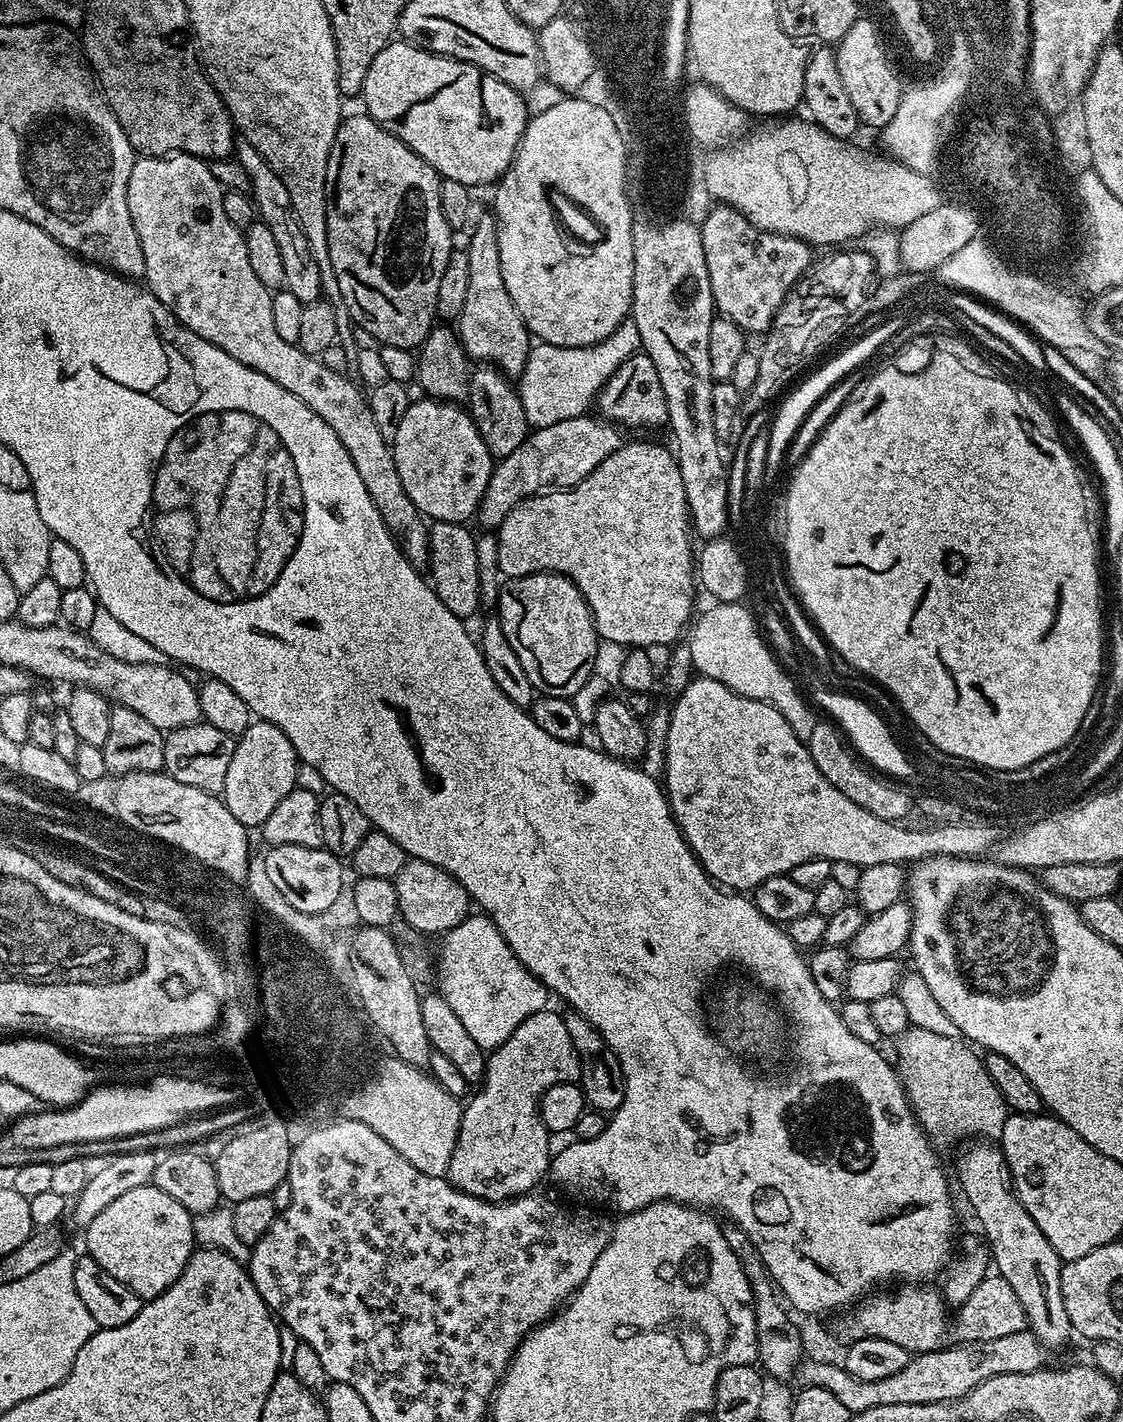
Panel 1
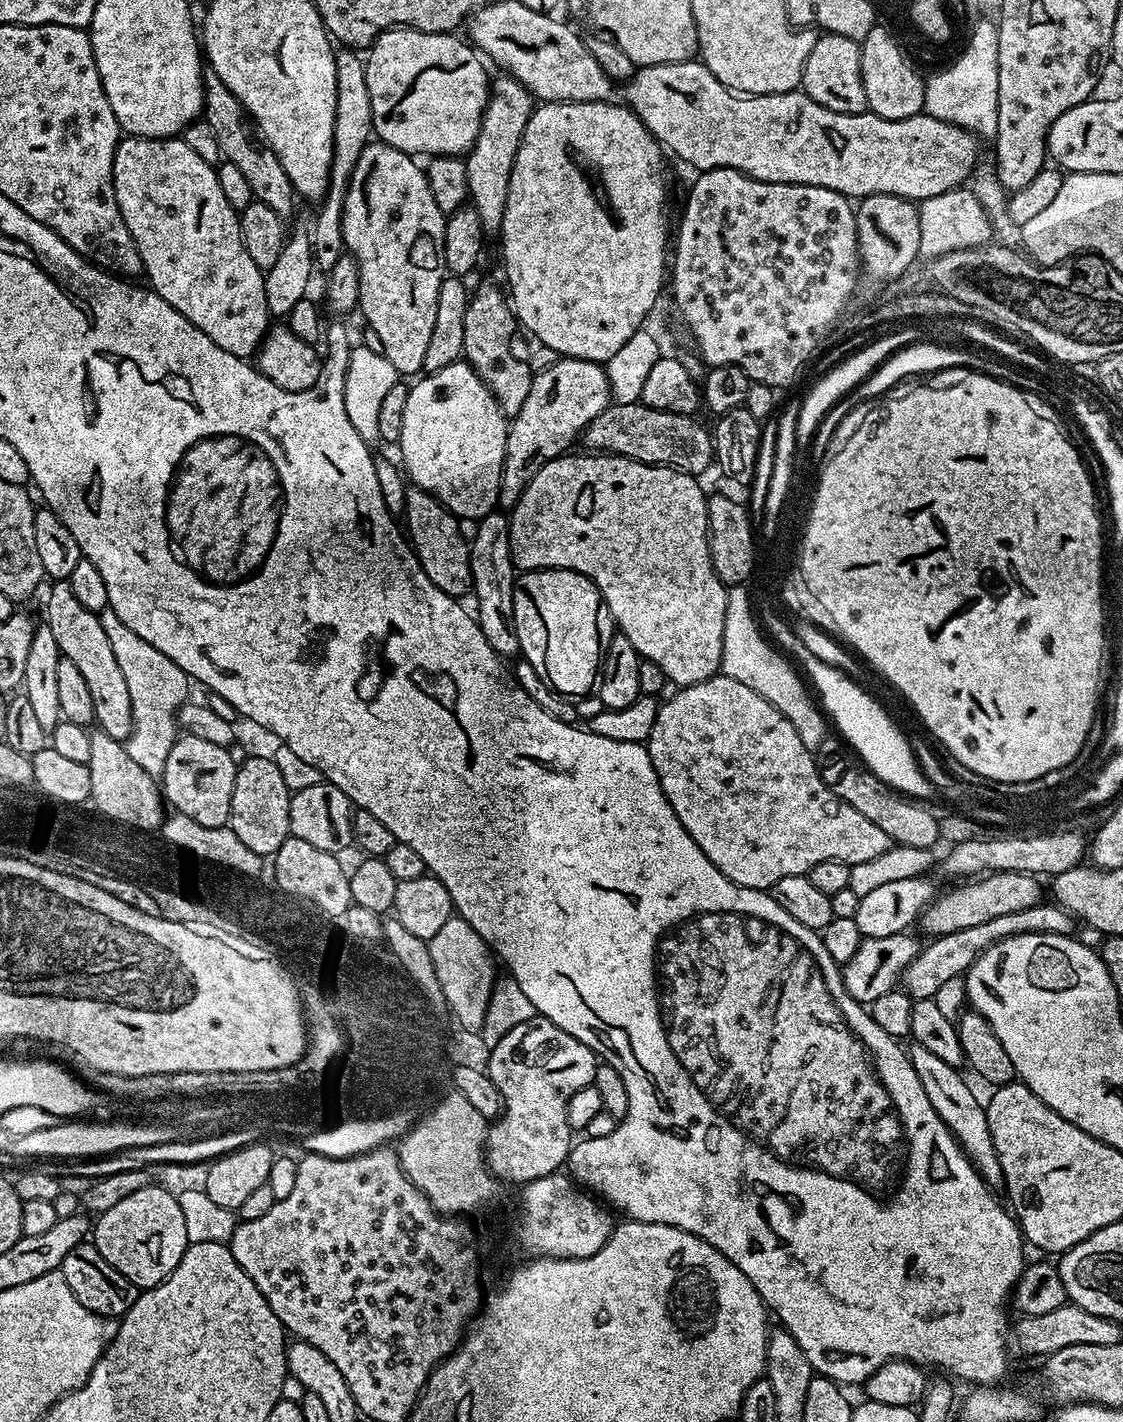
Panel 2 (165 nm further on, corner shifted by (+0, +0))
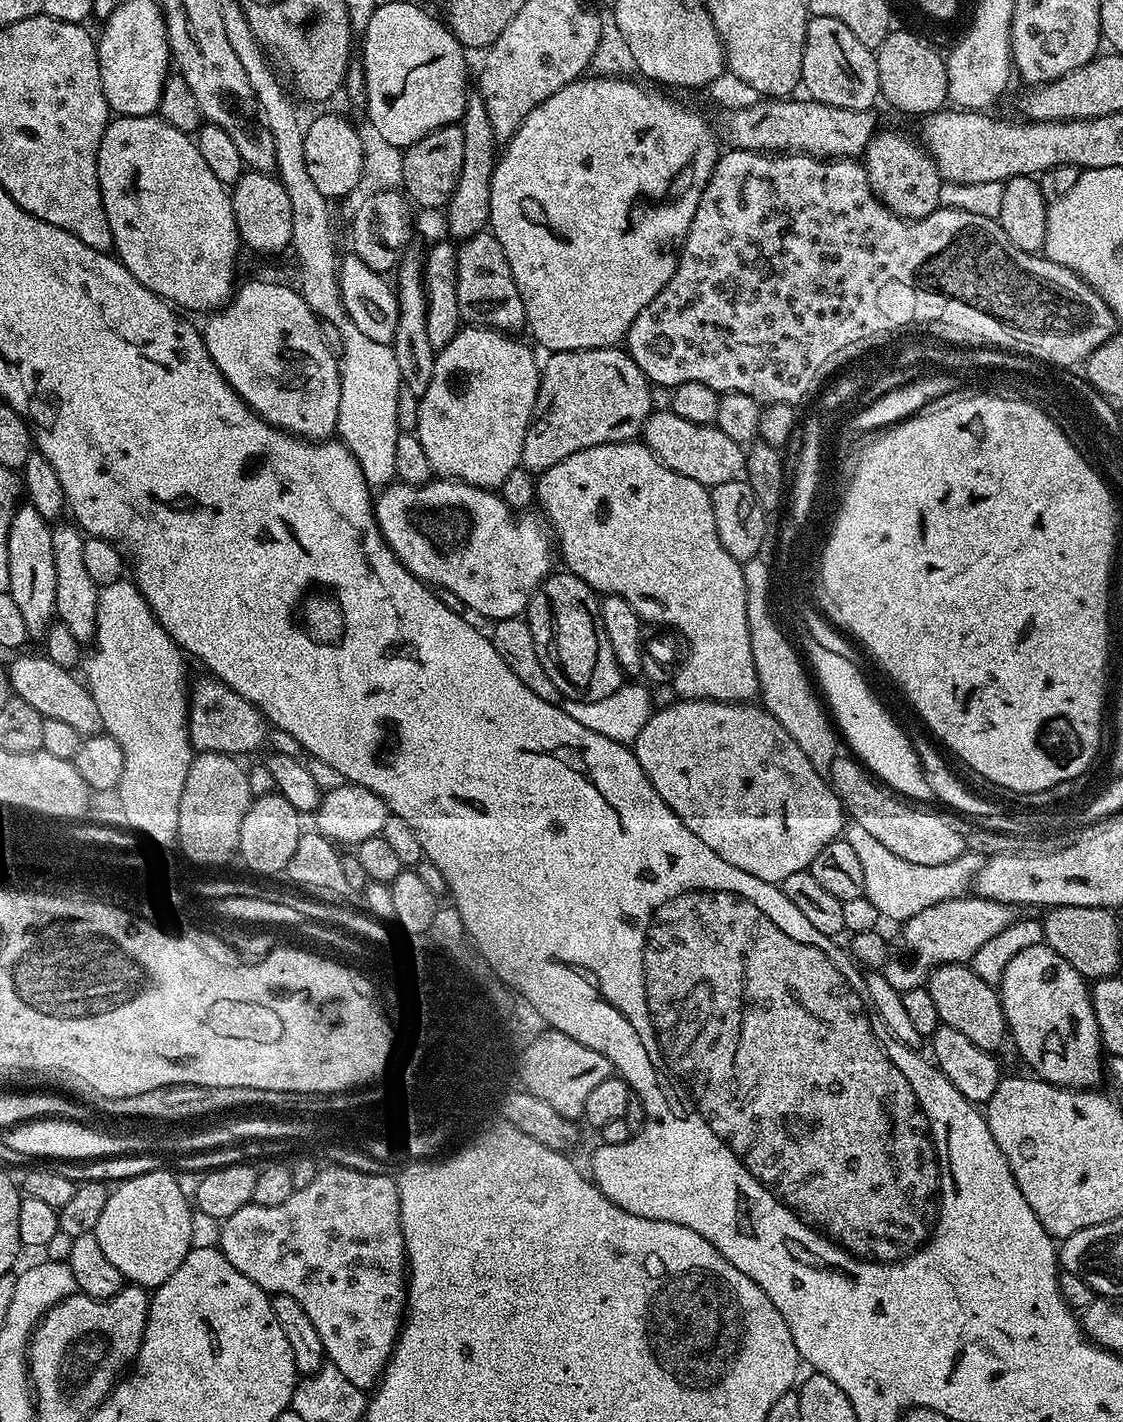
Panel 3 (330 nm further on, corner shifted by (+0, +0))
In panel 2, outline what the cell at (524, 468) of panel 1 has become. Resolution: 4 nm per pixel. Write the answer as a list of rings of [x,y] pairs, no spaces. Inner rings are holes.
[[[612,402],[609,403],[606,410],[602,410],[602,414],[598,414],[598,418],[594,418],[594,422],[590,422],[590,426],[586,426],[582,444],[588,447],[585,449],[591,450],[596,454],[625,456],[643,464],[657,464],[663,468],[673,468],[679,472],[685,472],[700,478],[703,477],[703,472],[710,466],[712,468],[714,464],[713,433],[708,428],[704,429],[696,419],[695,415],[674,414],[666,410],[651,408],[650,405],[643,402],[634,404]]]

